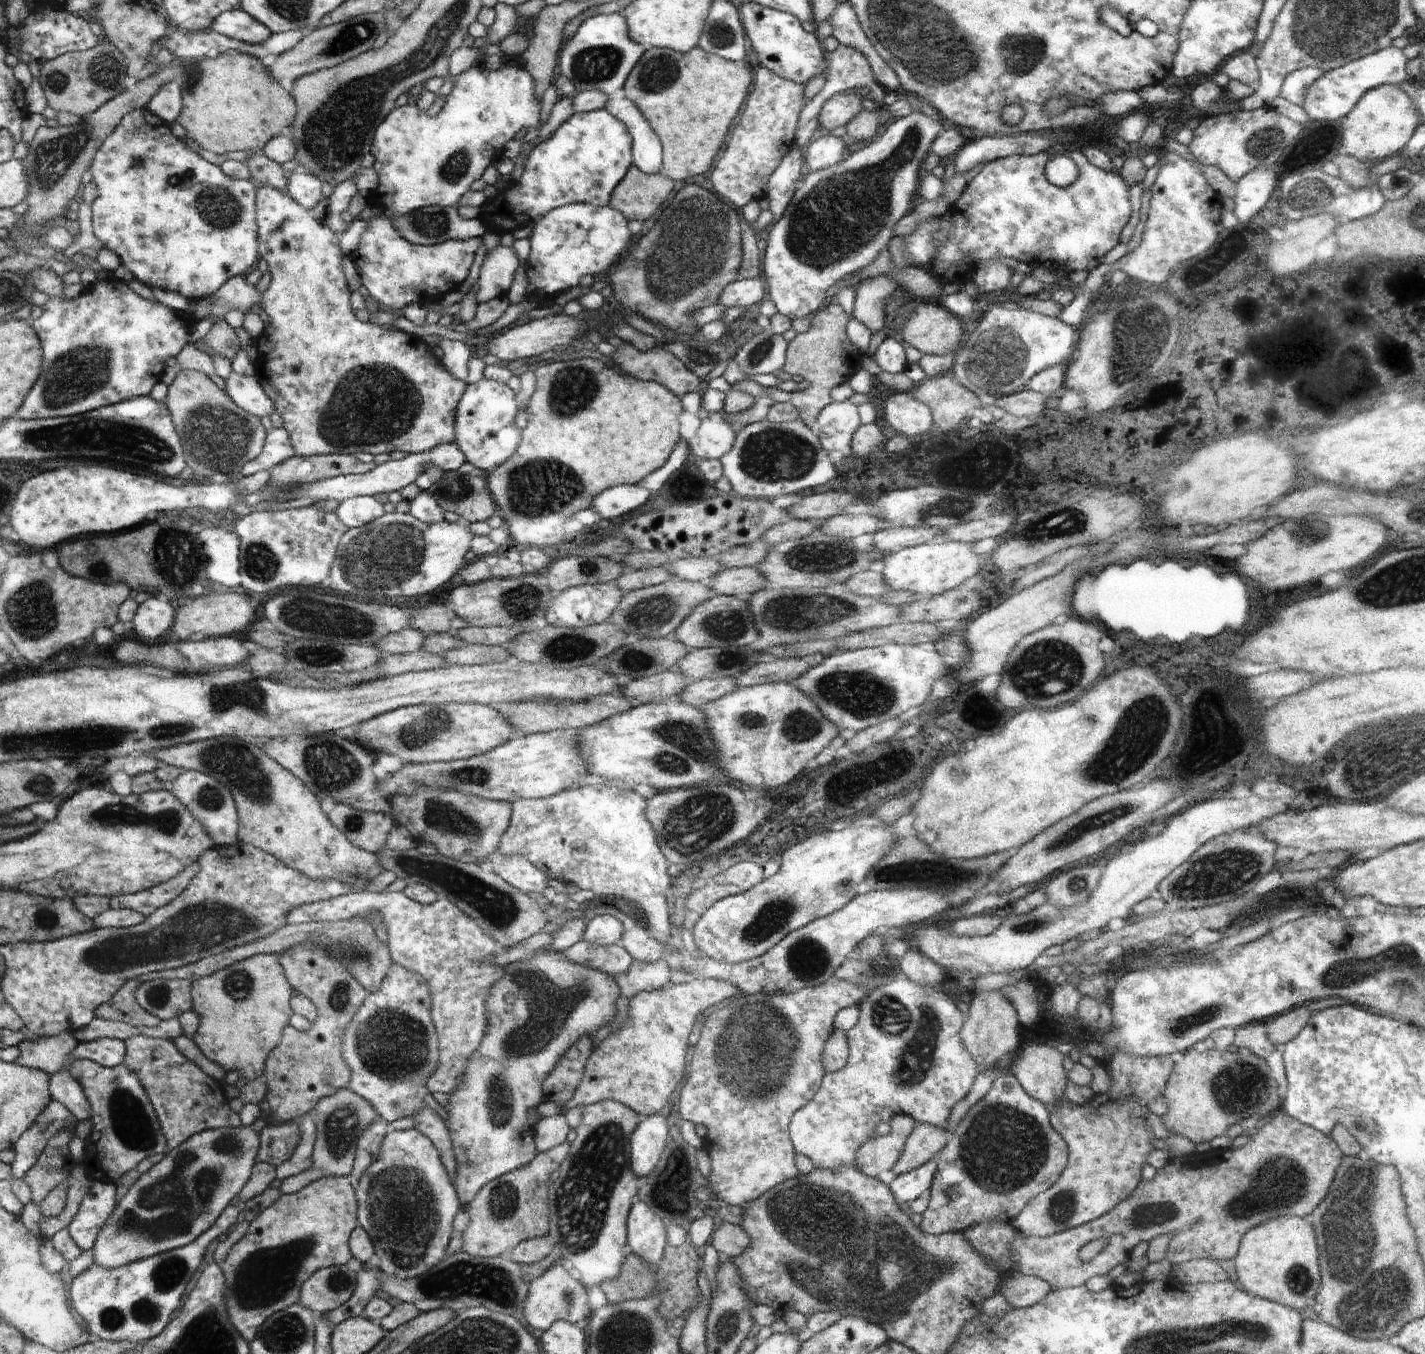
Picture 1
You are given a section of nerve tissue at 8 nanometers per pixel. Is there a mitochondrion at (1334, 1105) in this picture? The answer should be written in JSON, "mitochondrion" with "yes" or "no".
{"mitochondrion":"no"}

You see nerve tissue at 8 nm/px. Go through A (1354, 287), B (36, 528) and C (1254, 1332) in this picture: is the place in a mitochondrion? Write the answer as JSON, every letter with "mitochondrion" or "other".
{"A":"other","B":"other","C":"mitochondrion"}

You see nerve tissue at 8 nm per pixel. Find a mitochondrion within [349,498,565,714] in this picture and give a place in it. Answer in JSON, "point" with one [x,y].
{"point":[523,601]}

